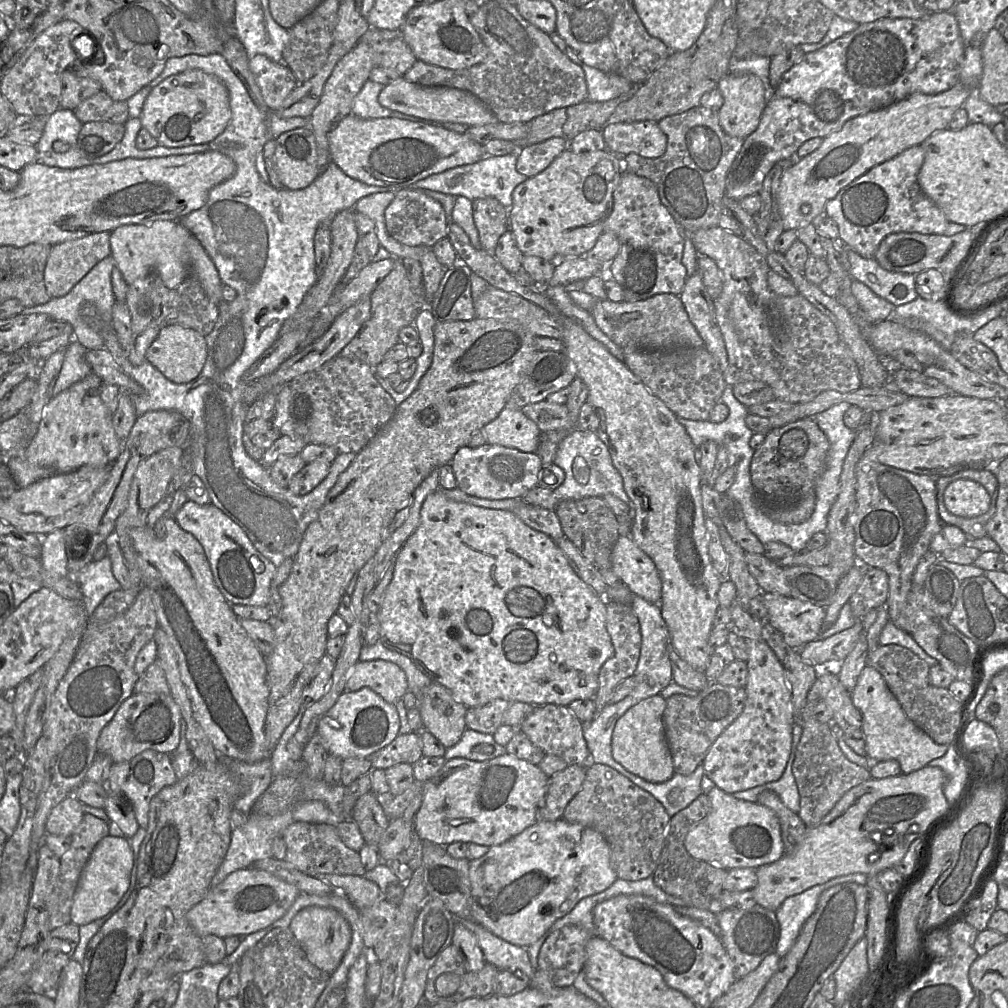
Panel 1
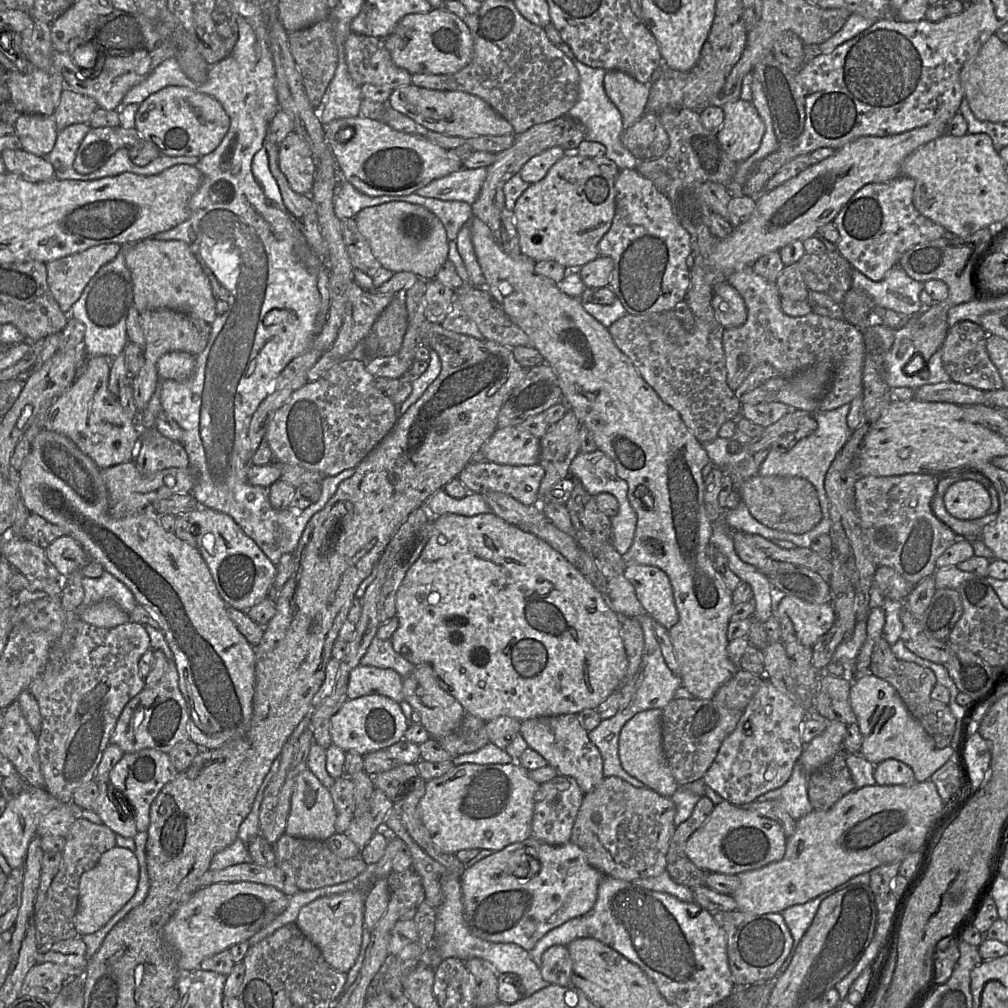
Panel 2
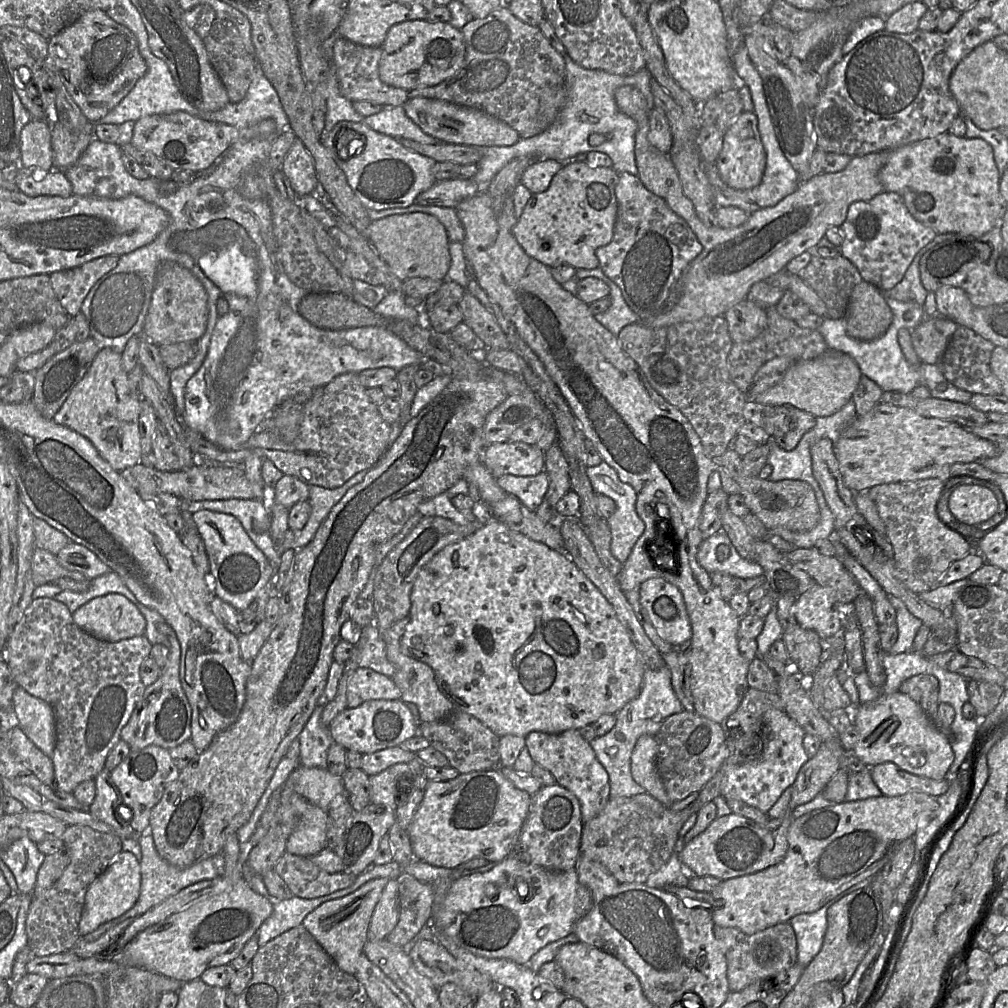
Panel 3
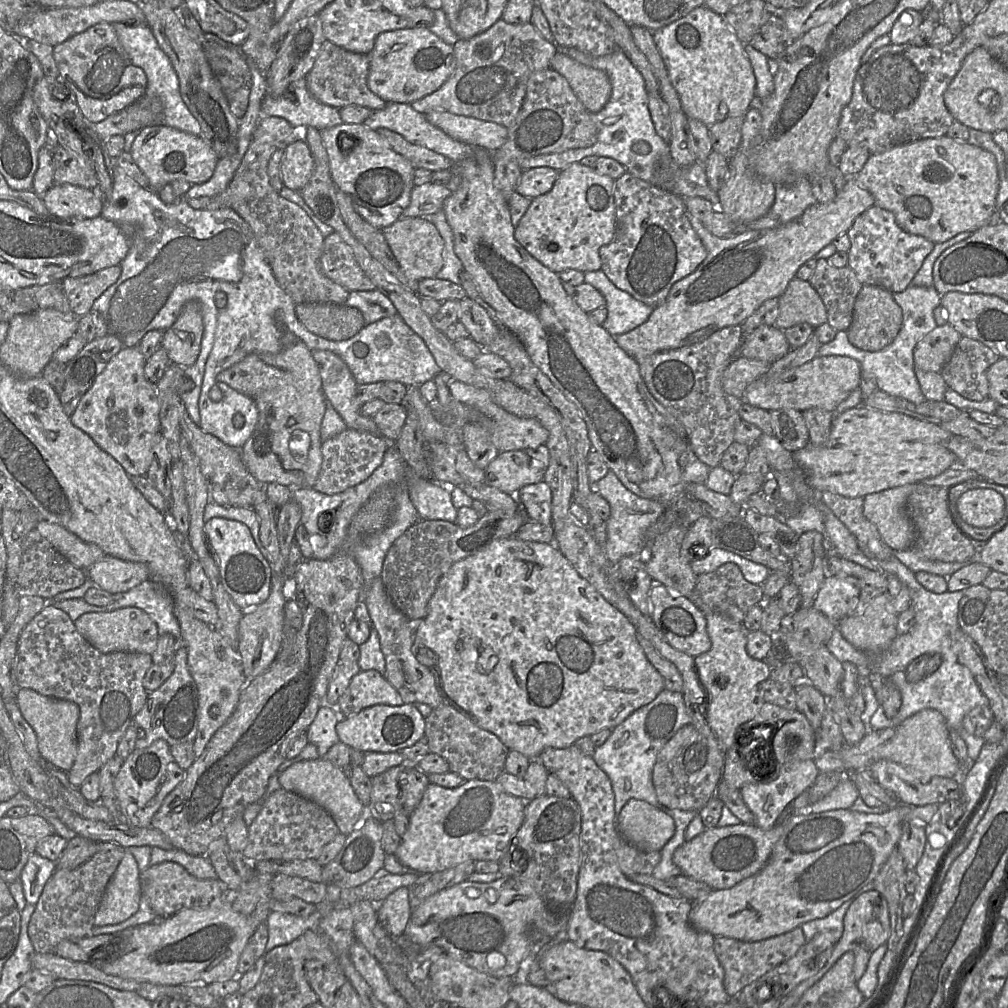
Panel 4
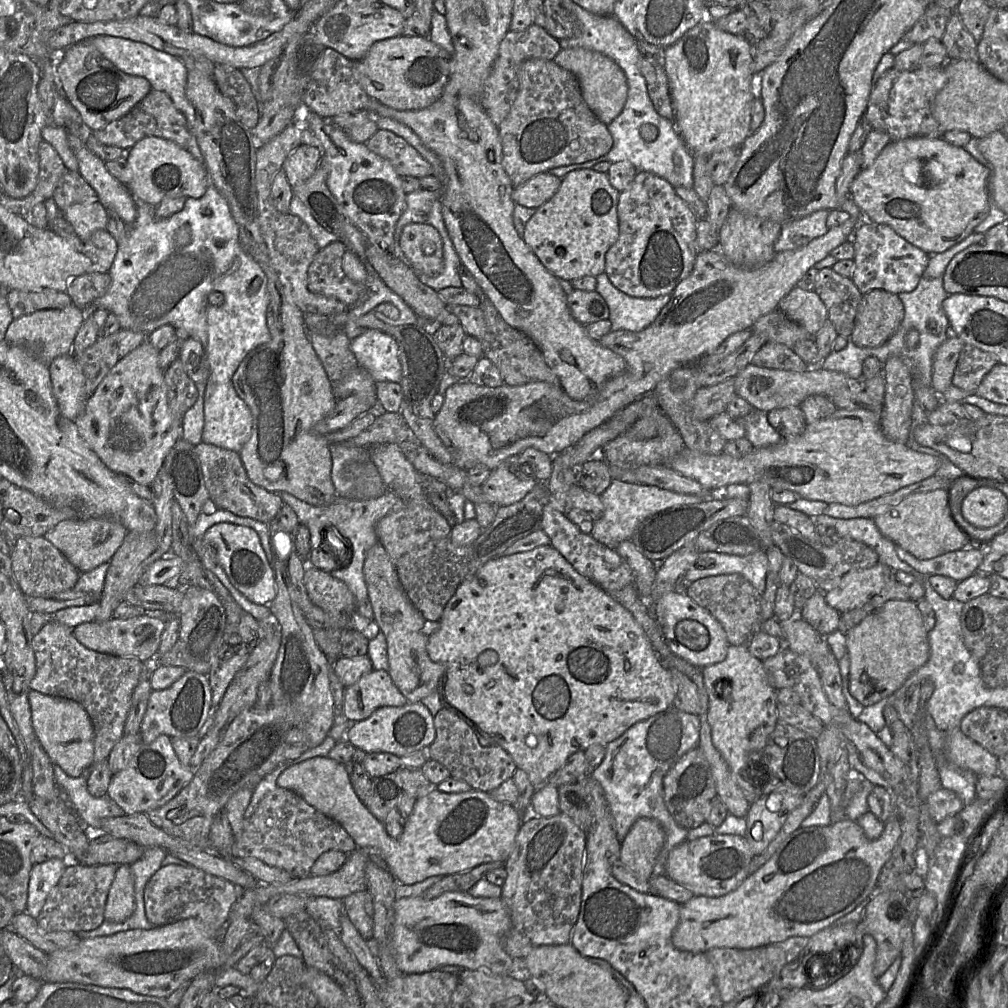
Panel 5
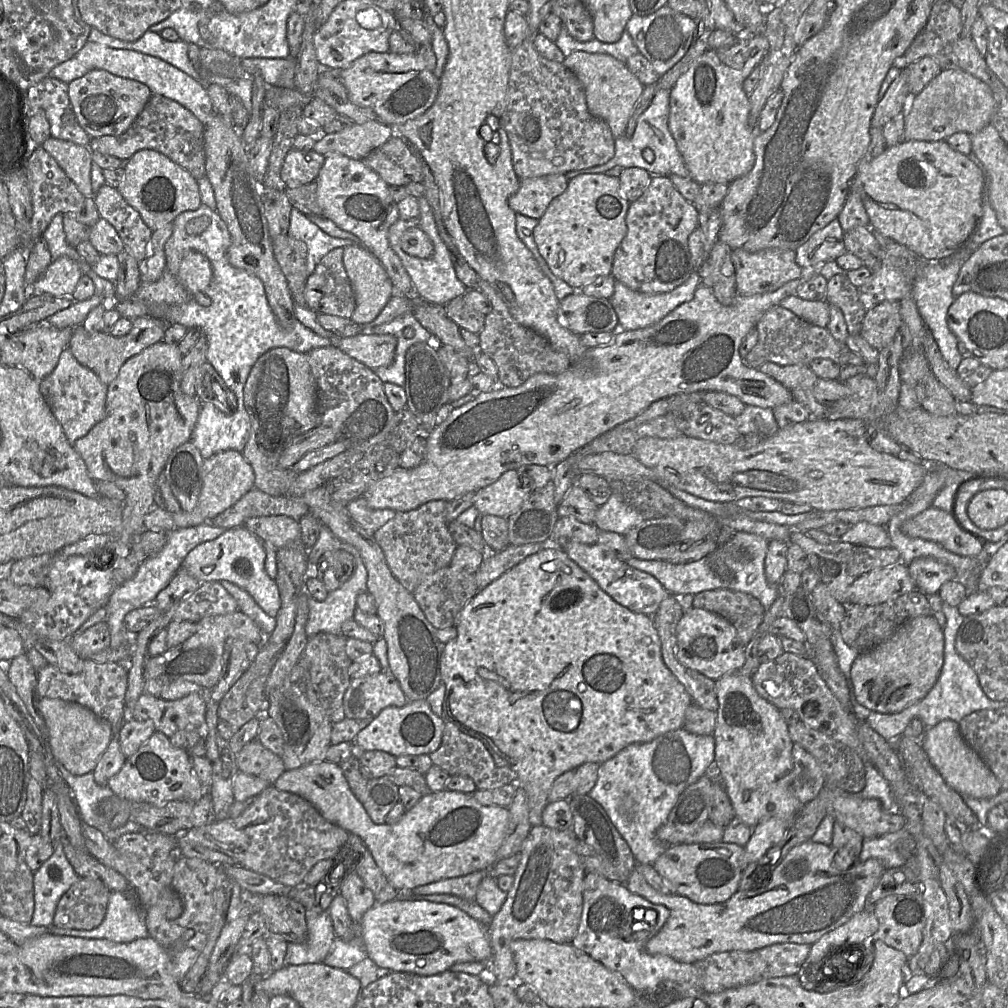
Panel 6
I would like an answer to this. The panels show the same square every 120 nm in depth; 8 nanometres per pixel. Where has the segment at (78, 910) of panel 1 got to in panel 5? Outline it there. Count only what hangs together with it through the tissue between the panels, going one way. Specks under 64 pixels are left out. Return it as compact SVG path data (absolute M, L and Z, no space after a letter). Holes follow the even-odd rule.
M121 864L109 889L104 918L109 922L123 922L132 915L134 909L134 879L131 868L128 864Z

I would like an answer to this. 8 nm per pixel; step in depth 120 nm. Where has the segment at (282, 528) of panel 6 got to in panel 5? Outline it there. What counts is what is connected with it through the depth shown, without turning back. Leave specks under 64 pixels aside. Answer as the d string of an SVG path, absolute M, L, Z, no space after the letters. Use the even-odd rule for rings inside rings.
M200 442L194 446L199 457L210 502L241 517L270 524L283 506L280 494L270 492L253 483L243 465L239 452Z

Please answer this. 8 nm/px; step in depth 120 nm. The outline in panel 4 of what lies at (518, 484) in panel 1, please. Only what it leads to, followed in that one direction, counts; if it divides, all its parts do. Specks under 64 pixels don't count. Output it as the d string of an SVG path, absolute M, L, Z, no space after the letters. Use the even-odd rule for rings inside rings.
M544 480L522 487L515 496L528 520L552 524L551 489Z

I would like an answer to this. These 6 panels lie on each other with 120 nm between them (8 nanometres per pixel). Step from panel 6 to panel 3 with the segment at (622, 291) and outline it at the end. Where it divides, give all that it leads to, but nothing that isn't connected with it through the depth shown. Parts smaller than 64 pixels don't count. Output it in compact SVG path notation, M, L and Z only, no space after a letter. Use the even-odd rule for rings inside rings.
M600 267L576 270L576 278L578 281L586 277L599 278L609 286L610 307L605 312L594 315L609 331L618 336L622 328L626 325L641 321L638 314L627 305L617 284L605 276Z

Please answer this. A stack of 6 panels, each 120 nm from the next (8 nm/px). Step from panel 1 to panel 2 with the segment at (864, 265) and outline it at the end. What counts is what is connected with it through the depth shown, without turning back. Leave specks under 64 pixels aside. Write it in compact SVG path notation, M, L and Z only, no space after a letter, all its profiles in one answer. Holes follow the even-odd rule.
M900 266L888 270L881 281L873 281L857 269L852 269L852 287L864 290L874 305L891 309L904 317L917 313L922 304L919 299L923 283L912 279Z

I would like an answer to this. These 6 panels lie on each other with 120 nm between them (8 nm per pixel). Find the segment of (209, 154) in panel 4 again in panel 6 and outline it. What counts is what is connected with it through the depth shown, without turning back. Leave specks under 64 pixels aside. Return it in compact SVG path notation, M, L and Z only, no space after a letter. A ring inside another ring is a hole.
M152 149L139 150L125 161L125 176L118 190L152 231L174 222L182 212L197 210L202 205L197 179L167 156Z

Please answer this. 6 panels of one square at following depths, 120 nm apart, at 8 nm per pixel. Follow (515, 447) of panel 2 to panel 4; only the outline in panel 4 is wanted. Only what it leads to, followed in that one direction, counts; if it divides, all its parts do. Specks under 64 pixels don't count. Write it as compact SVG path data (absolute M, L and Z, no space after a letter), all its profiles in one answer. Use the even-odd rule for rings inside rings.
M524 450L500 452L485 469L488 485L509 495L543 480L545 468Z

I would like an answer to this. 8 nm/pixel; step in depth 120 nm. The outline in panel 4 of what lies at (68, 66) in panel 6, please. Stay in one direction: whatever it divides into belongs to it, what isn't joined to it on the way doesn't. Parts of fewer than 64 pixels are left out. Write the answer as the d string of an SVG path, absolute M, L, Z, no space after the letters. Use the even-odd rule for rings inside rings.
M118 22L113 25L119 42L127 52L131 62L142 68L146 74L147 86L143 96L156 96L161 100L163 105L162 123L175 129L199 136L201 134L199 122L182 100L177 73L170 58L159 47L157 40L147 23L131 25Z

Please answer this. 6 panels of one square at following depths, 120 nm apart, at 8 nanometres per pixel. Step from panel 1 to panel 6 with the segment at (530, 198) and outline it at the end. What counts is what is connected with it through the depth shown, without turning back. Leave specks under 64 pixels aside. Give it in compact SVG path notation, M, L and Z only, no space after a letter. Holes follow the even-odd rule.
M580 174L547 207L532 235L538 251L554 276L575 290L598 276L610 276L615 251L627 233L629 202L620 191L618 177Z

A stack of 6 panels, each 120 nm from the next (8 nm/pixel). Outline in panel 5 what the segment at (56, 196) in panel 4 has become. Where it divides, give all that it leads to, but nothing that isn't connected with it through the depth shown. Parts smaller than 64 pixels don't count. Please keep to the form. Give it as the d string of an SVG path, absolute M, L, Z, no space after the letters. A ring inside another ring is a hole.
M98 199L73 204L61 214L82 240L88 240L96 230L106 229L108 223L108 211Z

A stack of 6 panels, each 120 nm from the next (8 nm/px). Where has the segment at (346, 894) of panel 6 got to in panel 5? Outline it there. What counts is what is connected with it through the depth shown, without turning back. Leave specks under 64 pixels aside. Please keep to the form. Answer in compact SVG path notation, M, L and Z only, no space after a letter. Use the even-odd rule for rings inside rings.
M368 890L355 892L343 900L344 912L363 939L373 940L373 898Z

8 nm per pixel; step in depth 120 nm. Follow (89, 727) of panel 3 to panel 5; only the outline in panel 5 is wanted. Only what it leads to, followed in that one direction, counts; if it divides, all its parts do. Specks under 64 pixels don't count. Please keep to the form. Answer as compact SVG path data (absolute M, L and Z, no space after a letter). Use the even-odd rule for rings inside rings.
M53 618L34 635L32 644L36 674L29 684L29 690L79 703L88 713L94 727L93 764L106 760L124 735L132 694L145 663L137 658L90 650L75 638L71 628Z

